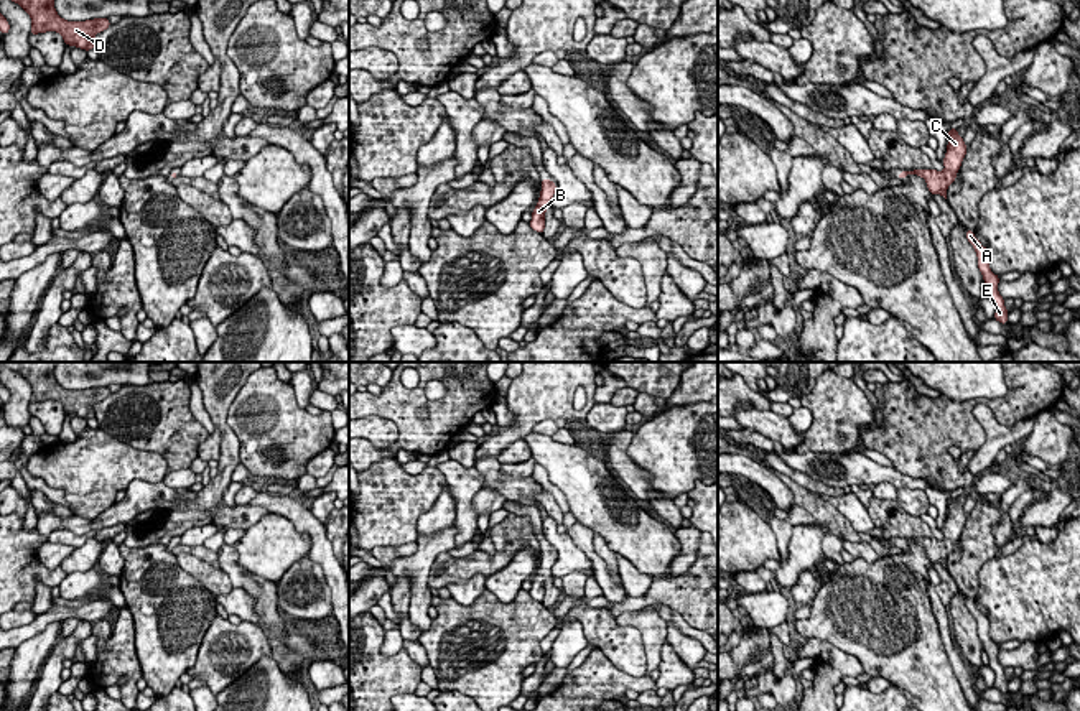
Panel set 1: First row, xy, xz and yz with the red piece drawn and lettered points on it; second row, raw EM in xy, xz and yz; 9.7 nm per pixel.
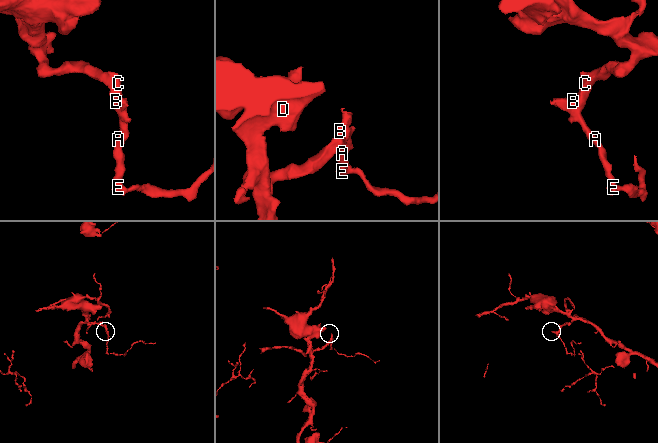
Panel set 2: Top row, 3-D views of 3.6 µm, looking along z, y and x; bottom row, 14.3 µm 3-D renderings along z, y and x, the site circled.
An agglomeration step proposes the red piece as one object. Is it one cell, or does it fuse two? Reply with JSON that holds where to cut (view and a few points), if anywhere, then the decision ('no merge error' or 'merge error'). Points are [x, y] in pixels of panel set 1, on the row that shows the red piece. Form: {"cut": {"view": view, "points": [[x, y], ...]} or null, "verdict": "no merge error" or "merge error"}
{"cut": null, "verdict": "no merge error"}

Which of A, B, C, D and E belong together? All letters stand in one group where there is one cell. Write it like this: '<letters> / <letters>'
A B C D E

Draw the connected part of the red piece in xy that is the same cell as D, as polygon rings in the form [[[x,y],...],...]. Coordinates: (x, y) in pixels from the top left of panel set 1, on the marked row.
[[[12,0],[18,3],[31,16],[30,35],[56,31],[69,46],[84,51],[94,49],[94,36],[110,26],[109,18],[94,18],[86,21],[63,20],[56,8],[54,0]]]

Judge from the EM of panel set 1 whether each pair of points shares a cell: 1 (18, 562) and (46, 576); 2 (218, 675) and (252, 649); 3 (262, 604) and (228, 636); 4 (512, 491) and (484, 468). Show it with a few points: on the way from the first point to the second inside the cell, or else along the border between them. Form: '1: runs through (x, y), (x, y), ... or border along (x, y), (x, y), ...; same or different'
1: runs through (25, 566), (30, 571), (40, 573); same
2: runs through (221, 665), (232, 654), (242, 652); same
3: border along (259, 627), (272, 654); different
4: runs through (506, 486), (491, 474); same

